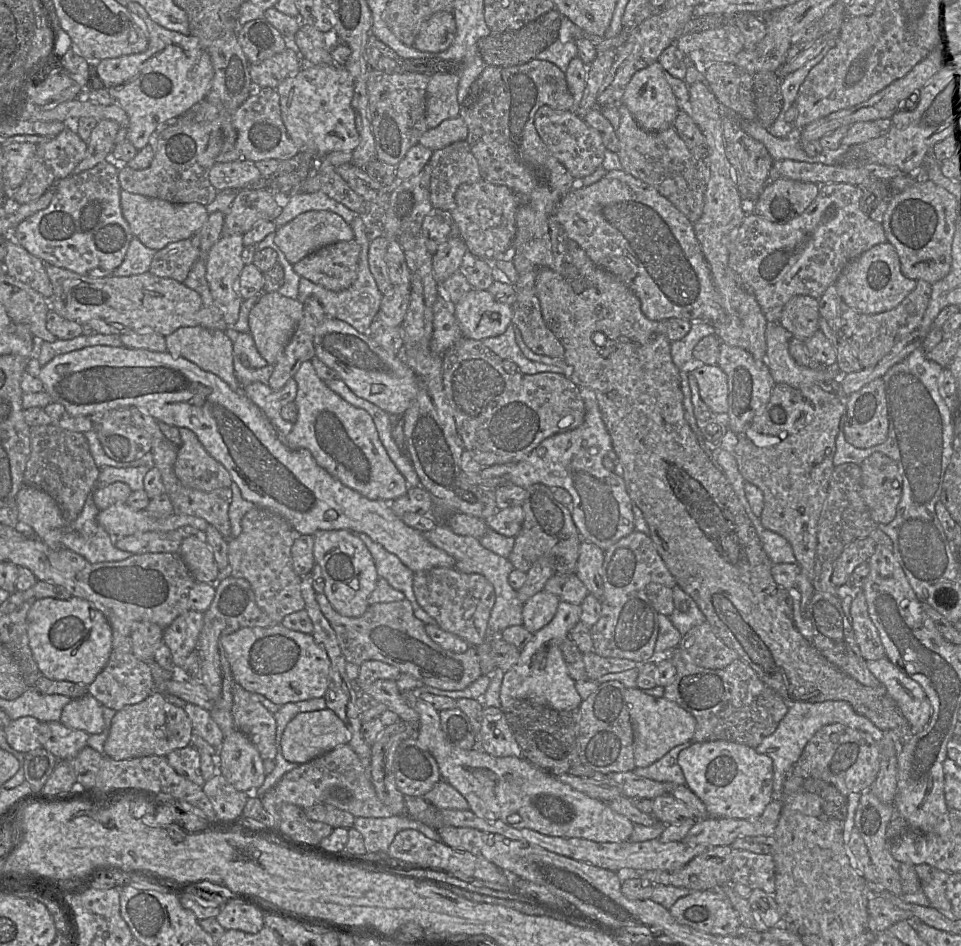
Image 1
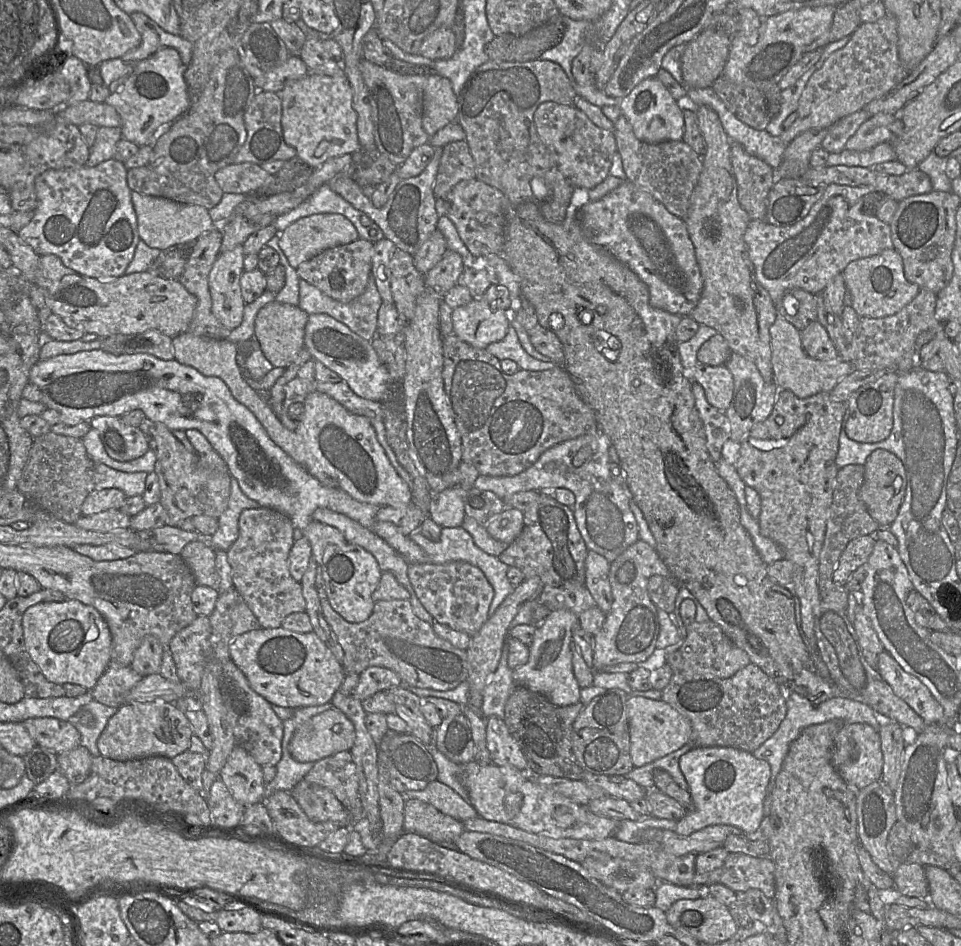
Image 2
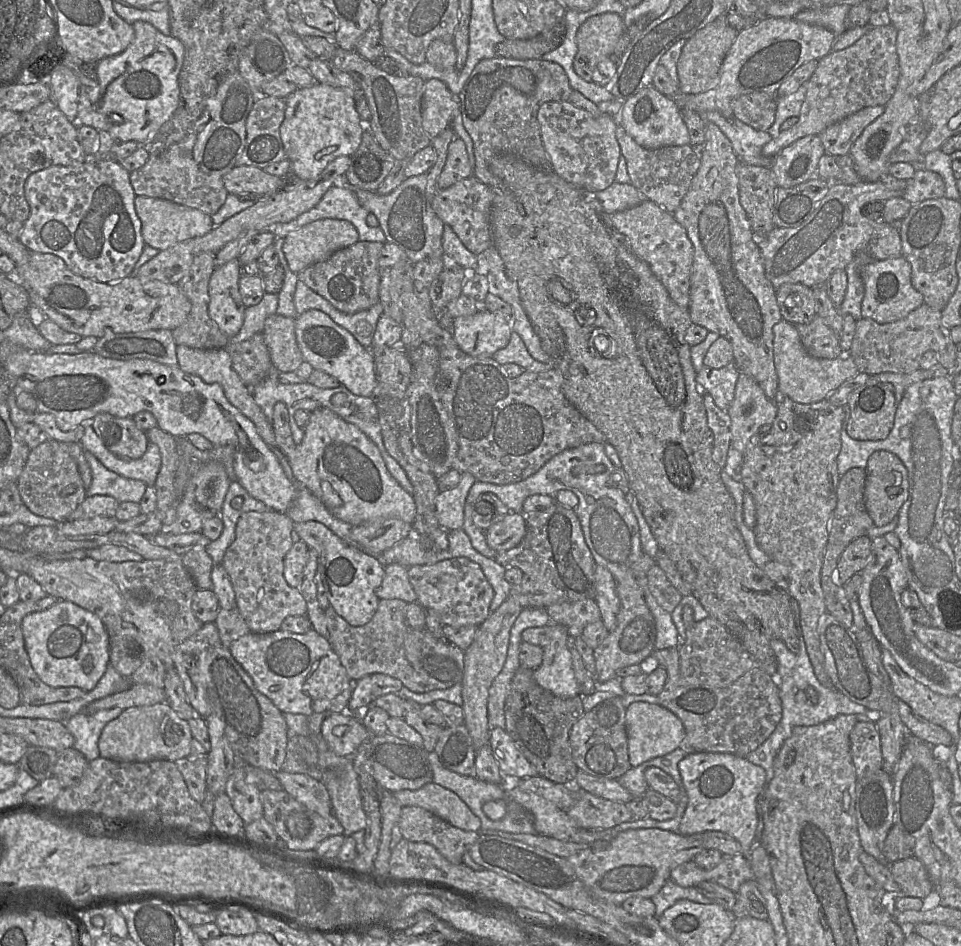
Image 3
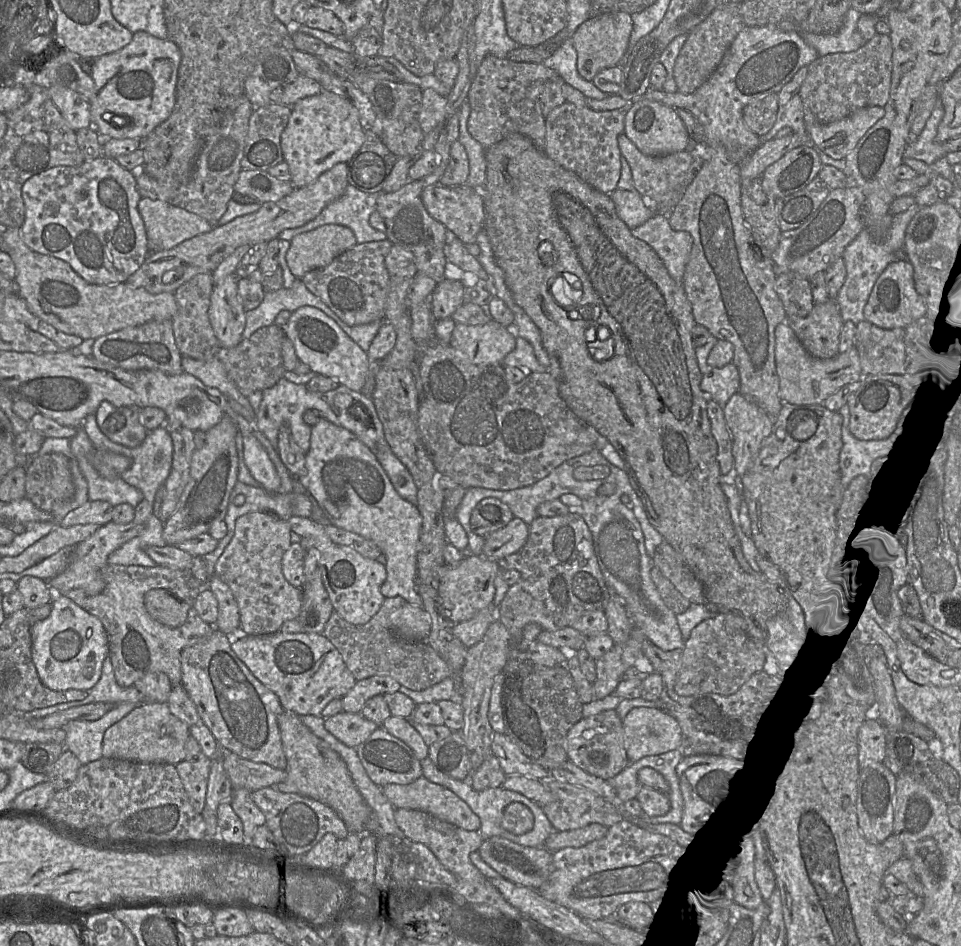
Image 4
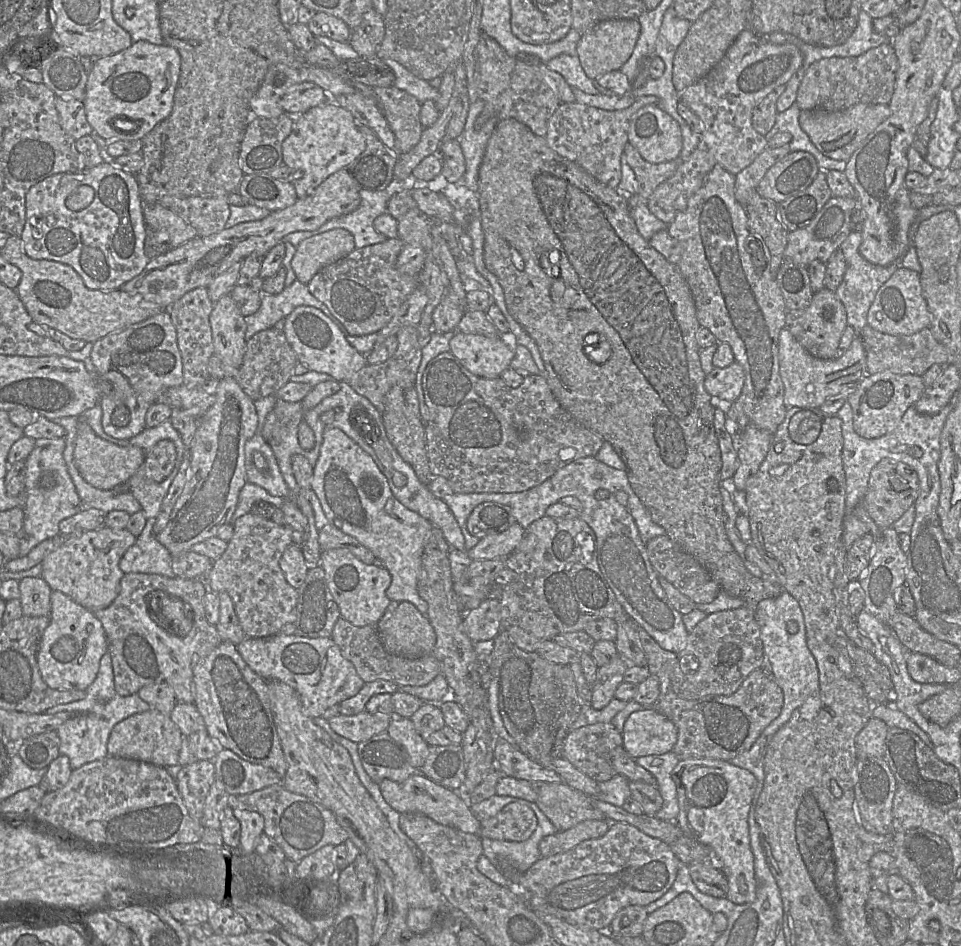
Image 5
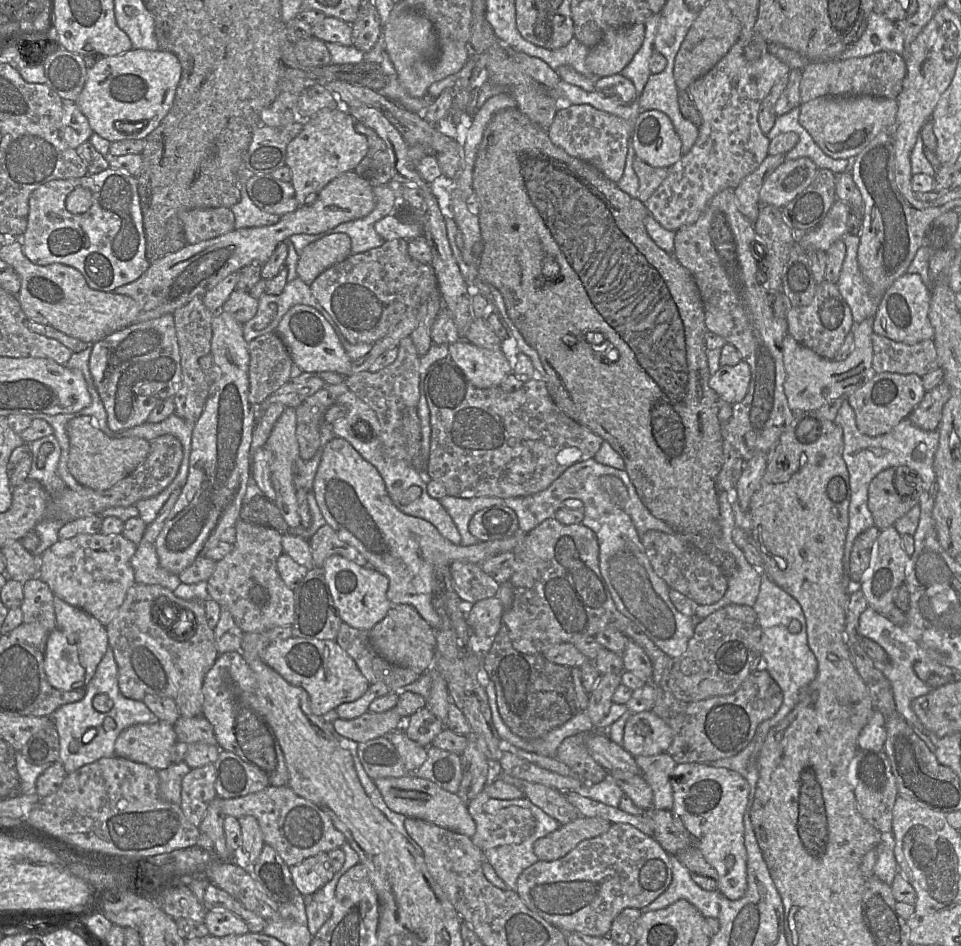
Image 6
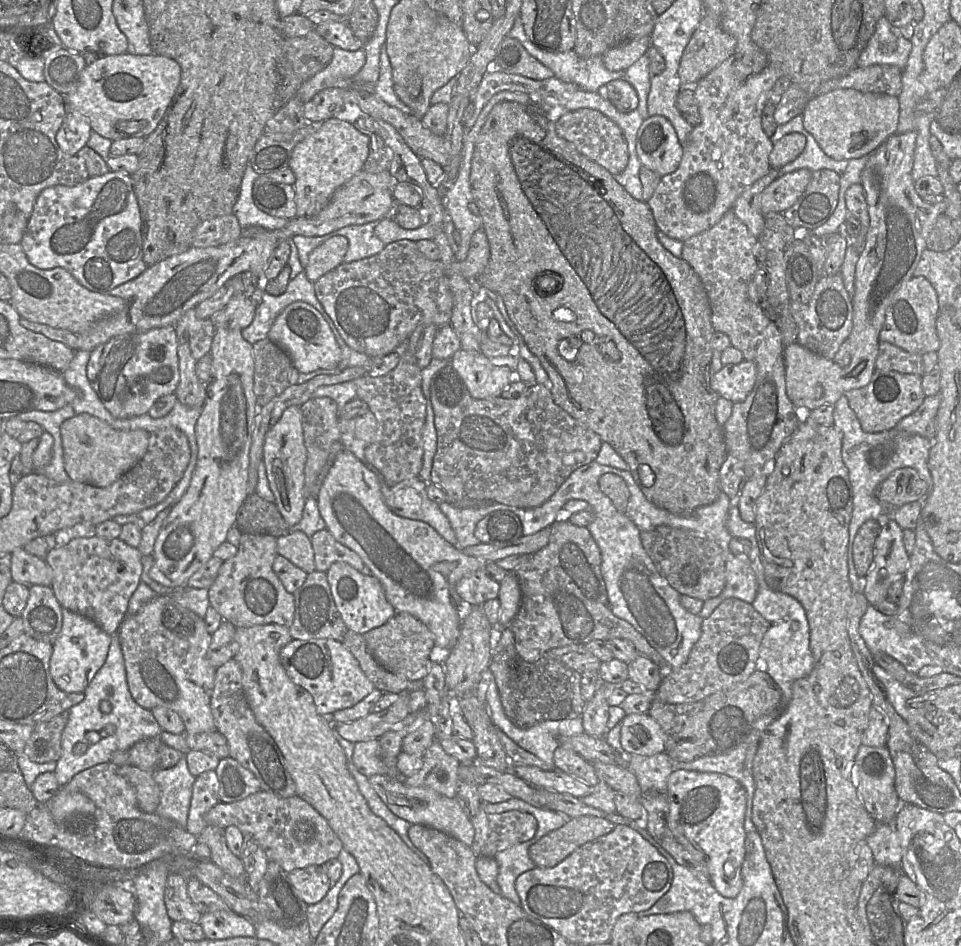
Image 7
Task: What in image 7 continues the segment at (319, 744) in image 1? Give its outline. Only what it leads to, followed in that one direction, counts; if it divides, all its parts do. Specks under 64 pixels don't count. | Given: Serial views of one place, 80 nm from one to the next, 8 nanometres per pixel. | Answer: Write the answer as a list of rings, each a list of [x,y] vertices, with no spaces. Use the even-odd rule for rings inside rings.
[[[409,692],[398,694],[398,700],[388,709],[350,723],[337,724],[335,730],[345,740],[352,743],[377,740],[385,733],[403,724],[410,715]]]

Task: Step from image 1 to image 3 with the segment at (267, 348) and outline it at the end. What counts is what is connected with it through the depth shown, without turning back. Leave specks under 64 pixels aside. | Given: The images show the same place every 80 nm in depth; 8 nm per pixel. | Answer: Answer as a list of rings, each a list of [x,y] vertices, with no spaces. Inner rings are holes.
[[[271,315],[262,331],[272,364],[279,372],[295,372],[304,361],[295,335],[295,319]]]

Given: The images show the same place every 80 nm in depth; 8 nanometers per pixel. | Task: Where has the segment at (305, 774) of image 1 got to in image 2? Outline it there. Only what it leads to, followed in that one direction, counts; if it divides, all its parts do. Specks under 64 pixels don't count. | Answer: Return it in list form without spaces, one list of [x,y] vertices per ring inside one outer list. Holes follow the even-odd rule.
[[[342,751],[315,762],[302,780],[327,788],[354,818],[362,817],[359,780],[350,751]]]

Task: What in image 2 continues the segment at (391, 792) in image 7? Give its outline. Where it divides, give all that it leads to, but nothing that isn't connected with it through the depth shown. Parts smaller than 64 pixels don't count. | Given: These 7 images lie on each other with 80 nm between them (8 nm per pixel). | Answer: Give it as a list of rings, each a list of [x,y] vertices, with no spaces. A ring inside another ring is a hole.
[[[437,780],[429,783],[423,790],[408,791],[403,795],[406,800],[418,799],[431,804],[441,813],[460,822],[479,817],[477,811],[469,802],[466,802],[452,788]]]

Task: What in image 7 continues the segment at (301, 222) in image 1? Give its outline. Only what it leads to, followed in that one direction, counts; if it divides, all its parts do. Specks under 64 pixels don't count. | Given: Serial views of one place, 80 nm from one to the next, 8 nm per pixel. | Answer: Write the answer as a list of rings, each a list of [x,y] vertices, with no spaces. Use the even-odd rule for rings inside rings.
[[[341,235],[330,237],[315,248],[310,256],[304,273],[311,282],[316,282],[326,273],[344,263],[344,256],[349,248],[347,238]]]

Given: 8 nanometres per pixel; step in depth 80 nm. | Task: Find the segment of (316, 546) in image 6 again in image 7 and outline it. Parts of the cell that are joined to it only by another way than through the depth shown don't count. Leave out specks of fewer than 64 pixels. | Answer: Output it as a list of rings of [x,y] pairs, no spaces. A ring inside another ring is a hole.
[[[328,529],[320,530],[311,537],[316,571],[327,572],[335,562],[345,562],[365,575],[372,575],[361,557],[338,542]]]

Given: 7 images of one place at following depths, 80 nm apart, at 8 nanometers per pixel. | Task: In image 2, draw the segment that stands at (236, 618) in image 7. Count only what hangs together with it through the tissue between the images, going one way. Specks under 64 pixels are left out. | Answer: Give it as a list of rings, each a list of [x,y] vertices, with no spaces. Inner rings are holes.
[[[271,508],[246,509],[238,520],[239,535],[227,551],[234,588],[256,616],[261,628],[279,628],[286,616],[304,612],[301,584],[289,571],[294,526],[285,514]]]

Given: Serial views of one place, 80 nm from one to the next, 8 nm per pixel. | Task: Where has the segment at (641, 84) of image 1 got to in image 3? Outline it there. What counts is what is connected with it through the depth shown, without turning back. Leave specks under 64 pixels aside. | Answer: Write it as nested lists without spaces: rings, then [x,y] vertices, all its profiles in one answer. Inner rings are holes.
[[[650,85],[623,102],[616,121],[620,122],[626,132],[645,148],[687,145],[690,143],[690,137],[680,110],[681,108],[672,97],[660,93]]]

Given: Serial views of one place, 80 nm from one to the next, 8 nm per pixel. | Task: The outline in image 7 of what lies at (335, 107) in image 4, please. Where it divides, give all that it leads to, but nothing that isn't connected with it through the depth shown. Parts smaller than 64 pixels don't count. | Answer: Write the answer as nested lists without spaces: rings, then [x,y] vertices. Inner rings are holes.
[[[353,110],[344,114],[348,118],[331,118],[317,124],[313,133],[293,149],[290,169],[295,175],[296,214],[315,216],[329,203],[333,193],[355,174],[362,171],[369,154],[369,138],[360,133],[350,121]]]

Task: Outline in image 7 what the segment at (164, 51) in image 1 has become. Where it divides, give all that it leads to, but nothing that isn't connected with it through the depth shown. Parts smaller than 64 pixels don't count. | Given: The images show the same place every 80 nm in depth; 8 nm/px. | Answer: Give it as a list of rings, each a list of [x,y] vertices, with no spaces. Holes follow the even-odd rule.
[[[159,54],[102,56],[86,65],[77,87],[65,95],[69,110],[83,116],[97,134],[112,141],[147,137],[166,113],[181,81],[181,67]],[[120,124],[137,124],[135,133],[121,133]]]

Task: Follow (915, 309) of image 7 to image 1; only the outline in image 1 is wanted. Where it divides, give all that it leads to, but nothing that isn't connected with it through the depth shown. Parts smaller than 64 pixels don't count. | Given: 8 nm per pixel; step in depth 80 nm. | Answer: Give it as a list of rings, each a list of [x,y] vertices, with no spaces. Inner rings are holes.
[[[885,242],[849,262],[835,285],[843,302],[855,312],[860,315],[873,315],[896,308],[915,289],[917,280],[903,275],[894,246]]]

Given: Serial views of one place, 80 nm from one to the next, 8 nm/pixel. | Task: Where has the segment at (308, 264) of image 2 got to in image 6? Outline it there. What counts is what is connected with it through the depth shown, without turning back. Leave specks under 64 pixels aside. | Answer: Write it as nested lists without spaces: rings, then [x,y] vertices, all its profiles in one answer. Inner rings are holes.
[[[394,239],[378,248],[350,255],[326,269],[310,285],[313,296],[327,310],[348,342],[378,342],[403,314],[408,310],[419,310],[438,289],[434,269],[409,256],[408,242]]]

